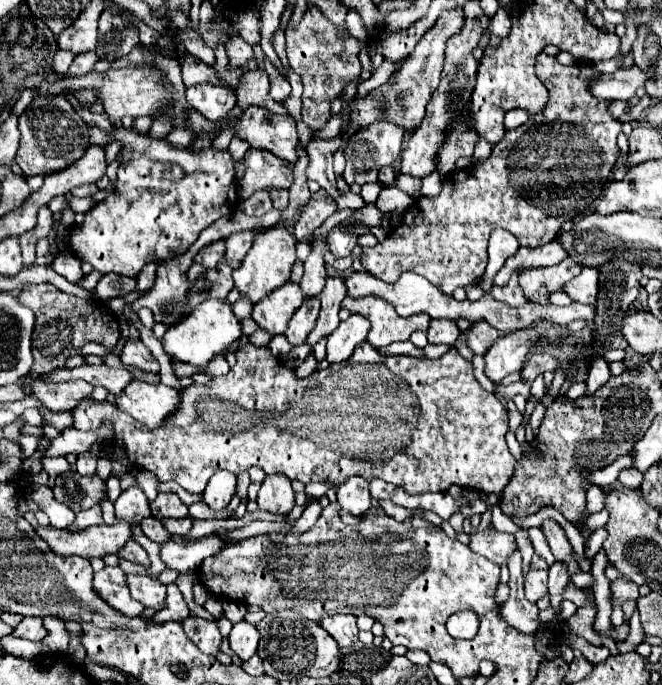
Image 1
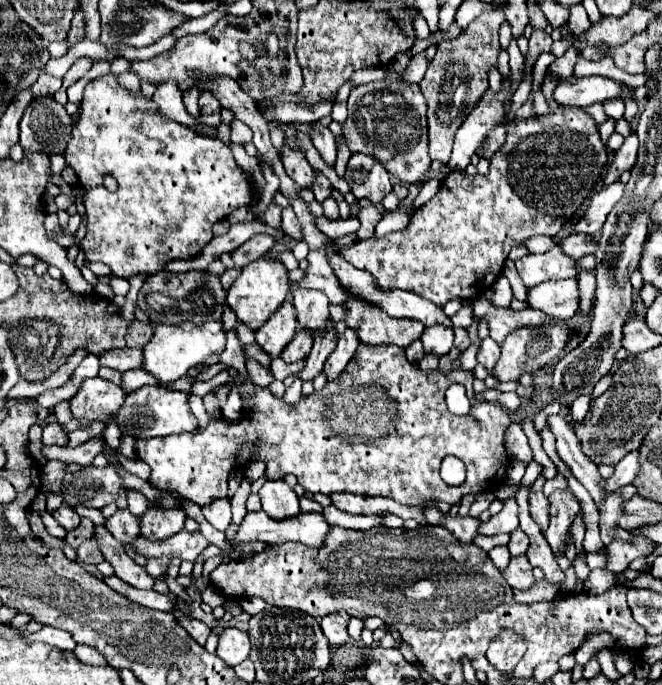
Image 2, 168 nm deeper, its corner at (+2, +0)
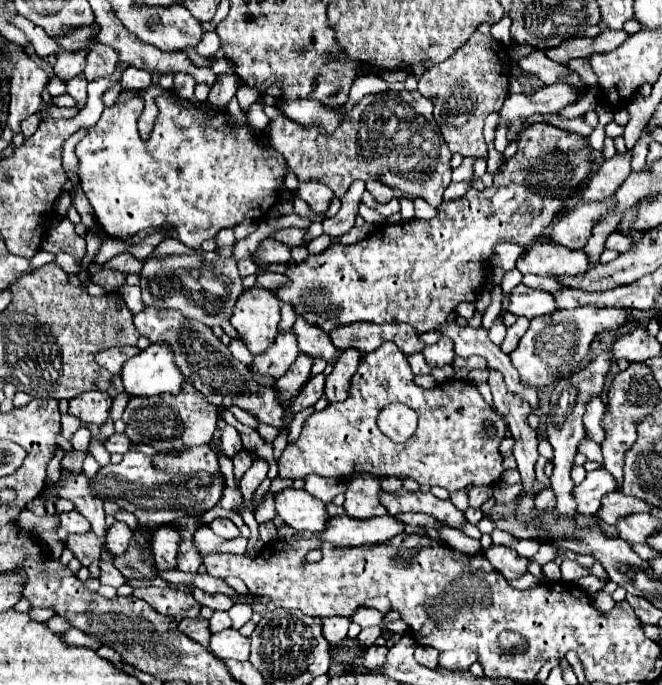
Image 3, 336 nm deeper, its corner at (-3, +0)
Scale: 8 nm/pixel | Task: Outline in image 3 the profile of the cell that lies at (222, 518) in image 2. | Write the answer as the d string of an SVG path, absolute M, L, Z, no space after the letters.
M217 518L217 520L213 520L213 522L209 524L209 528L211 528L217 536L221 536L221 538L237 538L237 536L239 536L239 528L237 528L231 520L227 520L227 518Z

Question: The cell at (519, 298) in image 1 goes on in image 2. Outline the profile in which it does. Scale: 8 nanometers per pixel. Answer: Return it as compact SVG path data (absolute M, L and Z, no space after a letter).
M558 246L544 254L528 254L520 260L516 260L516 268L518 268L518 274L524 280L526 288L532 288L546 280L576 278L574 260L564 256Z

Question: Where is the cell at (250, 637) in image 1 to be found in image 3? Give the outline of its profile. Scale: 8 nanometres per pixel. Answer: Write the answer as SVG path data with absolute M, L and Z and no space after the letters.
M227 628L211 636L209 650L217 658L233 658L245 662L249 660L249 638L241 636L235 628Z

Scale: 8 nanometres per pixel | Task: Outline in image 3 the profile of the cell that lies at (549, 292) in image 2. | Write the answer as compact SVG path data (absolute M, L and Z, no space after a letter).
M523 284L515 286L509 294L509 306L507 312L515 314L515 316L525 316L529 320L537 318L537 316L545 316L545 314L553 314L555 312L555 302L553 296L549 292L543 290L533 290L527 288Z

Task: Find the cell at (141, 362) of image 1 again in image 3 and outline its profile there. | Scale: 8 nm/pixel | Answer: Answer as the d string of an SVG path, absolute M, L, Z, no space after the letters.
M117 346L117 348L107 348L107 350L103 350L103 352L97 354L95 362L97 362L101 368L109 370L109 372L115 376L115 374L121 372L121 366L125 364L125 360L129 360L129 358L135 356L137 352L139 352L137 346L123 346L123 348Z

